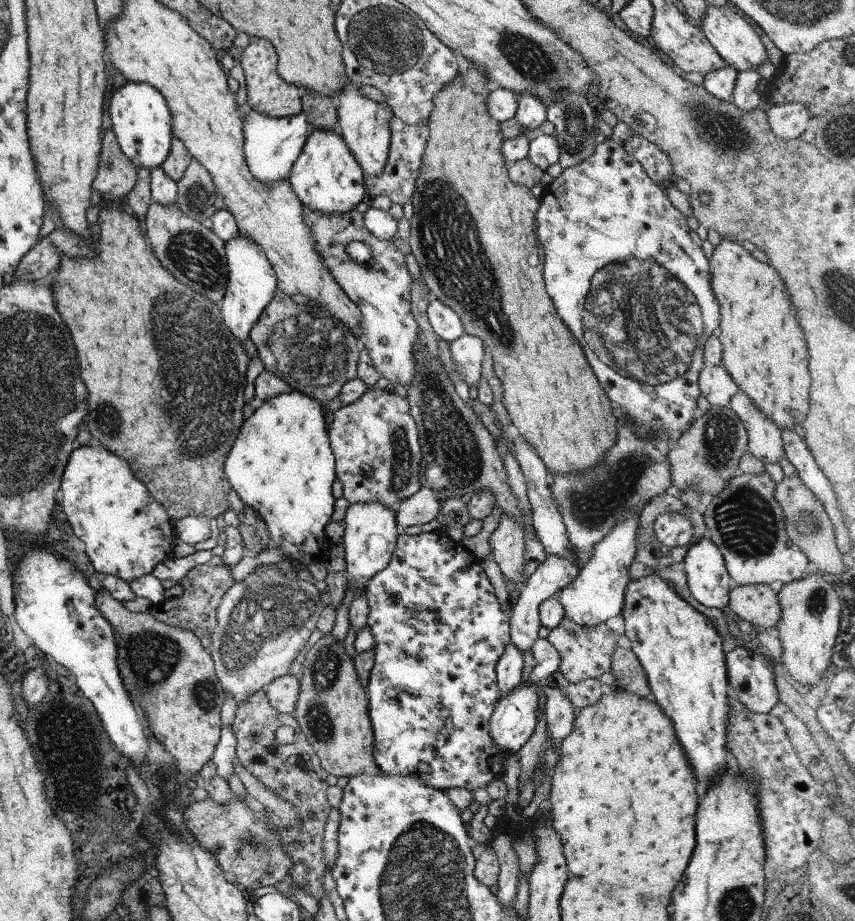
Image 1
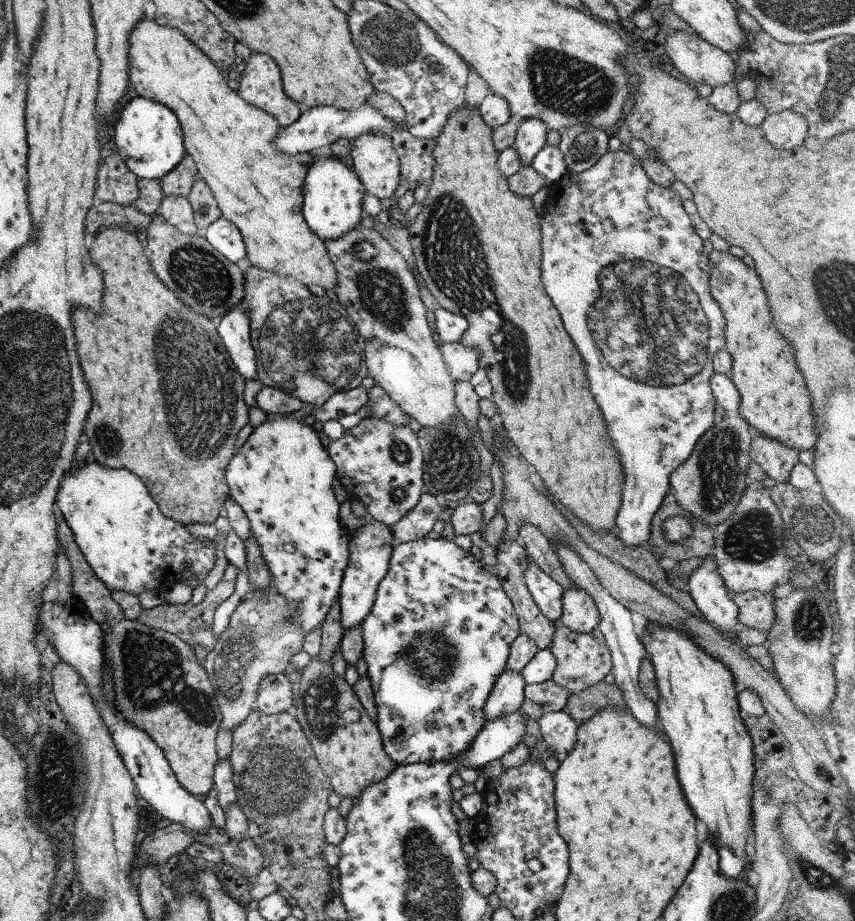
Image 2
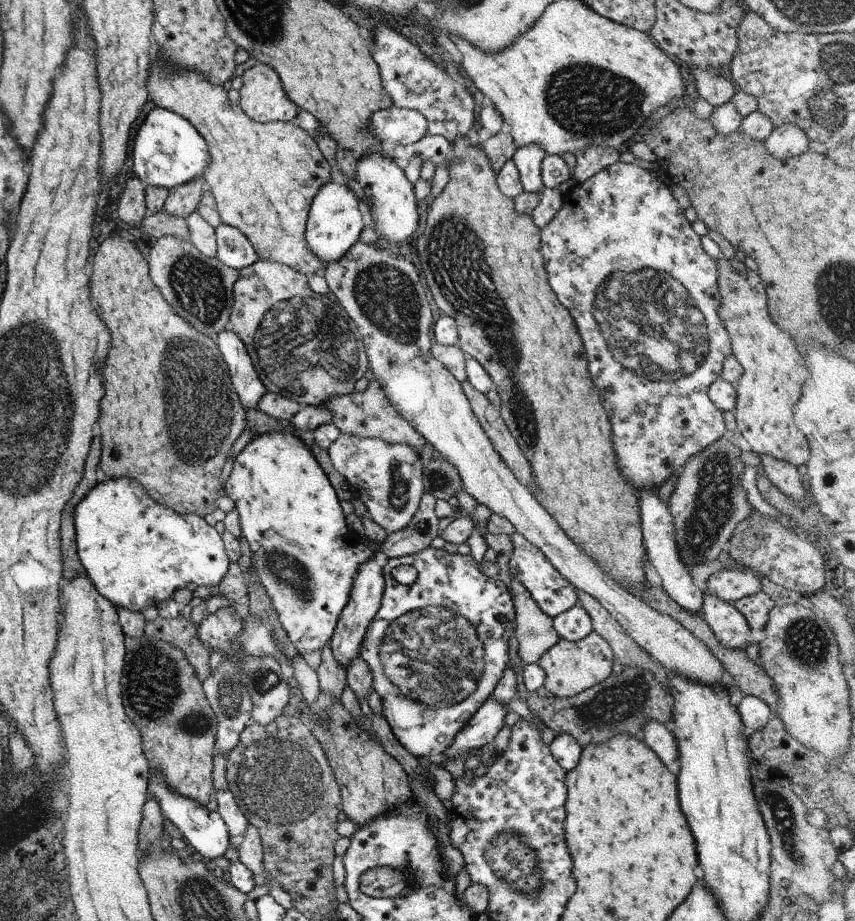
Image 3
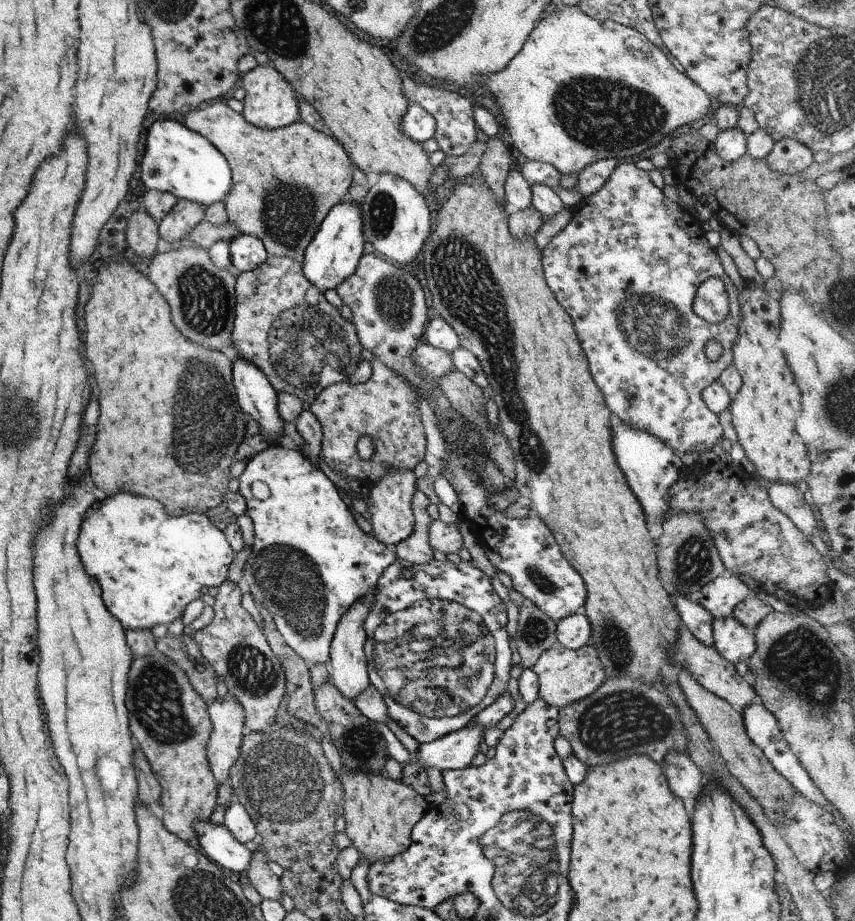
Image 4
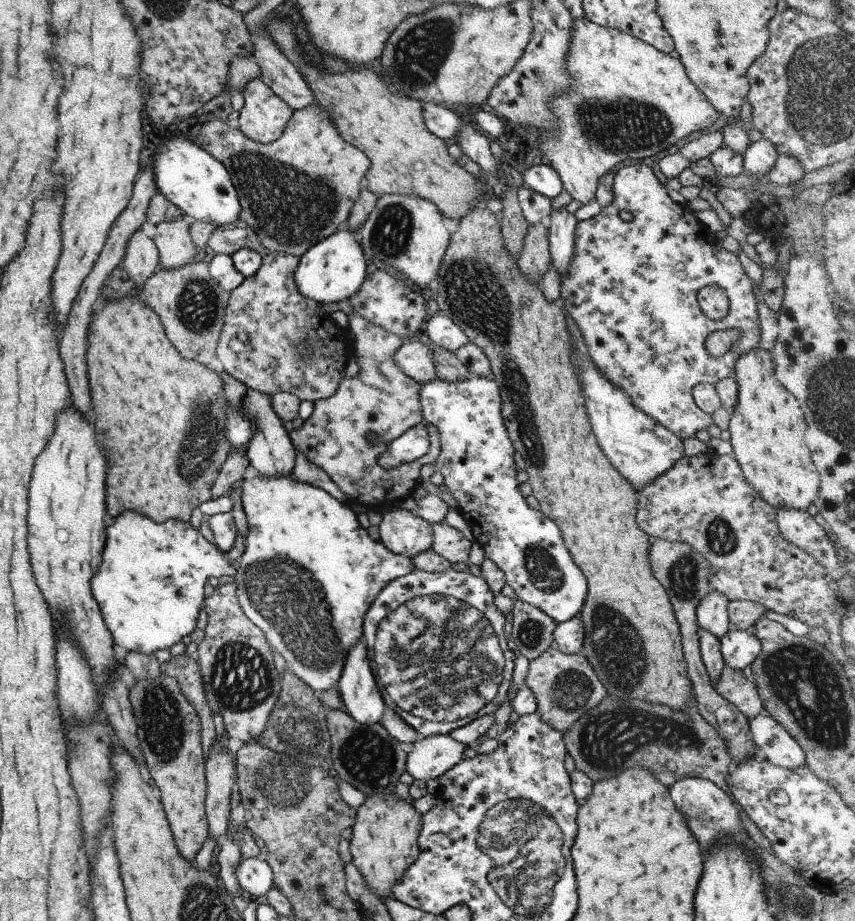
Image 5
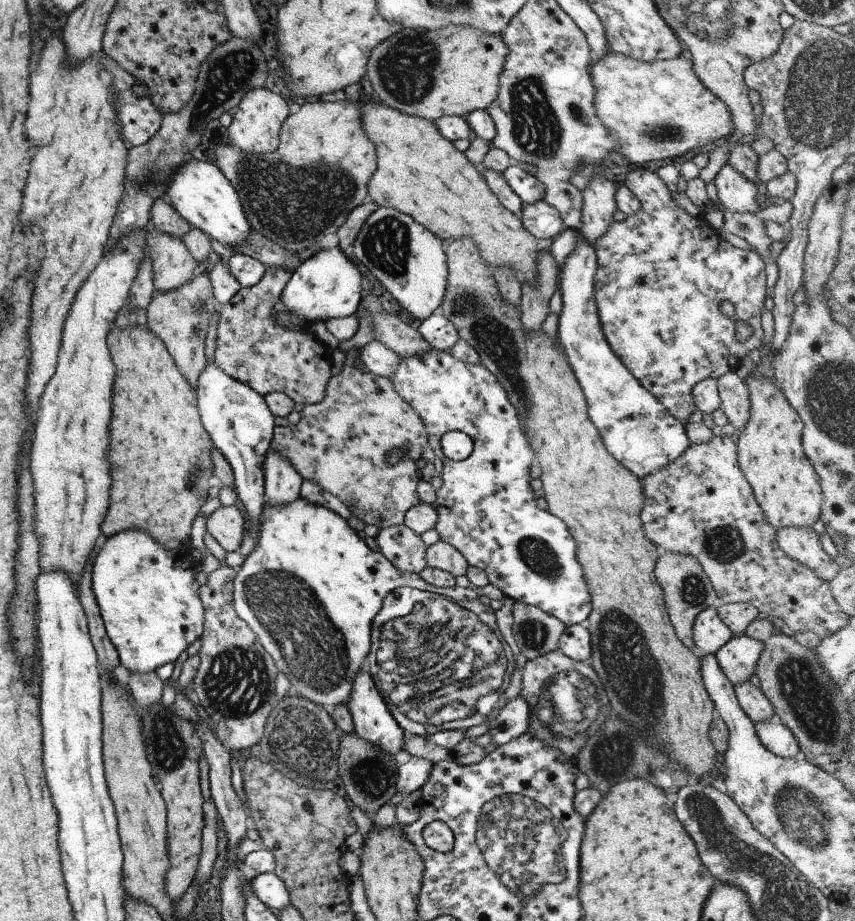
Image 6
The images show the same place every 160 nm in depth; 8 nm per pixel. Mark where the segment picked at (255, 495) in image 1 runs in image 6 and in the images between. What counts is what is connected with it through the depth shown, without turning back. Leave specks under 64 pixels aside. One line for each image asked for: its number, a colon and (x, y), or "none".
2: (281, 477)
3: (305, 557)
4: (308, 561)
5: (309, 572)
6: (308, 589)

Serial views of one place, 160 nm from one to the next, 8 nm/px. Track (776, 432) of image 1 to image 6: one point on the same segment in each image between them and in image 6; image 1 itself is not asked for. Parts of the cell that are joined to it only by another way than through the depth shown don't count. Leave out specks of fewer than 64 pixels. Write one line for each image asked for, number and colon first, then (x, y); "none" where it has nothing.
2: (775, 459)
3: (784, 476)
4: (787, 498)
5: (796, 526)
6: (801, 543)

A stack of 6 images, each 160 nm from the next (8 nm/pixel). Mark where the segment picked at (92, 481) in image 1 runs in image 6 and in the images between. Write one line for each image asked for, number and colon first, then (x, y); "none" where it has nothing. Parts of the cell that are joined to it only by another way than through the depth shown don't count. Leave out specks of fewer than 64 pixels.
2: (130, 546)
3: (135, 552)
4: (148, 564)
5: (148, 586)
6: (147, 596)

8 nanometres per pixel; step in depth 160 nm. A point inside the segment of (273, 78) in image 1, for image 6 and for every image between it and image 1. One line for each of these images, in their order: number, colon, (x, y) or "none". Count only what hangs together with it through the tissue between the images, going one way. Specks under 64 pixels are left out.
2: (260, 85)
3: (261, 97)
4: (269, 103)
5: (262, 119)
6: (254, 127)

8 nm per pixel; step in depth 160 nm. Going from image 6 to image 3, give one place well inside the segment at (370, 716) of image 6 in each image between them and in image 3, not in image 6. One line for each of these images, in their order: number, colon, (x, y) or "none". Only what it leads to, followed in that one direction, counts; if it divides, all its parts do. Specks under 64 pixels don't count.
3: (363, 600)
4: (347, 665)
5: (360, 698)

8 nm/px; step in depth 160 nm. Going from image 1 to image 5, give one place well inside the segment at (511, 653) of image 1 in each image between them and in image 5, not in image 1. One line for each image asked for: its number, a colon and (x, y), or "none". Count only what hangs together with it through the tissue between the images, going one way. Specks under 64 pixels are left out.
2: (506, 696)
3: (479, 730)
4: (454, 750)
5: (429, 758)

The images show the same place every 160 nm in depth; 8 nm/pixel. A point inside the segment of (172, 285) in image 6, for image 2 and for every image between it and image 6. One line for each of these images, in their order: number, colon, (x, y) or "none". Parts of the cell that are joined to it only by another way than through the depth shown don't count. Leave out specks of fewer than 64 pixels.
2: (177, 182)
3: (181, 199)
4: (184, 214)
5: (175, 249)

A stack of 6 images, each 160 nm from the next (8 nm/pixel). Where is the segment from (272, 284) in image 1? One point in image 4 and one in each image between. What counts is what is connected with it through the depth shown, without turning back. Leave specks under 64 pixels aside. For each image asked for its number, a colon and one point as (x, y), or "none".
2: (233, 329)
3: (249, 388)
4: (255, 397)

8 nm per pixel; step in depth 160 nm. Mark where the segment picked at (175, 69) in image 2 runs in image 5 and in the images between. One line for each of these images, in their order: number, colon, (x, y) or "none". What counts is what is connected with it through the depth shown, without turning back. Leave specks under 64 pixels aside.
3: (262, 176)
4: (283, 181)
5: (294, 192)

